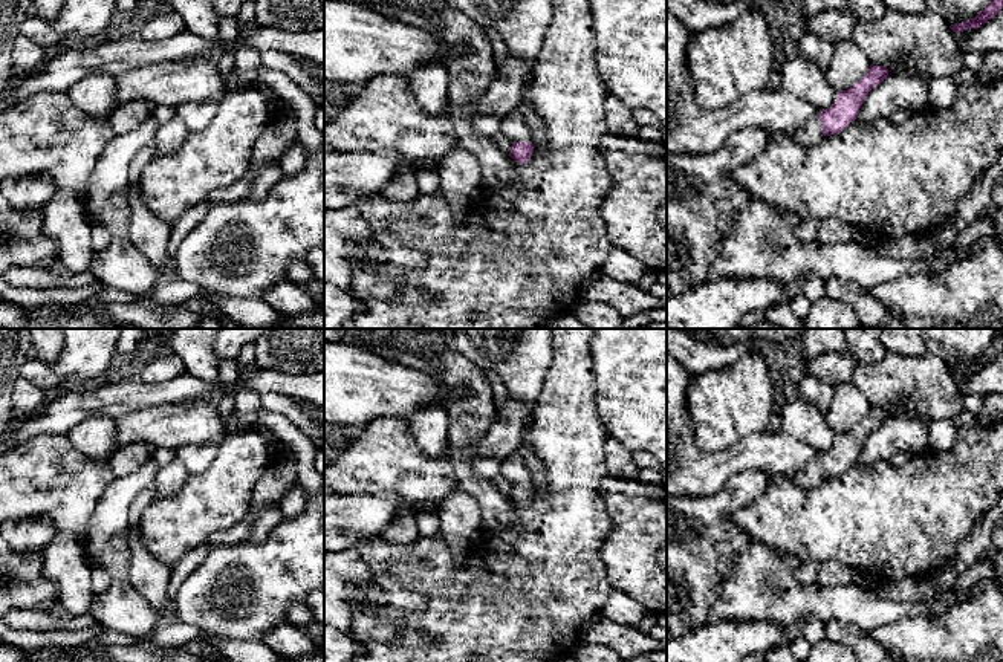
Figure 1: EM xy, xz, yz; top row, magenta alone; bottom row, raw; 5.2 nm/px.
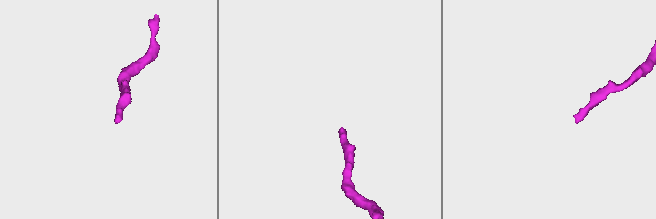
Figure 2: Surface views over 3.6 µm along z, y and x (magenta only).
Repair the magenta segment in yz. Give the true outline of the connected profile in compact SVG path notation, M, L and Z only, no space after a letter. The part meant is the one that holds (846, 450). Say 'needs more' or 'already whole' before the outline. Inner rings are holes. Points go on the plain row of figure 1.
needs more | M870 407L867 416L847 433L836 434L833 446L821 453L816 460L807 463L801 471L789 475L792 482L803 488L815 488L824 479L842 474L856 462L859 451L868 434L888 419L884 408Z

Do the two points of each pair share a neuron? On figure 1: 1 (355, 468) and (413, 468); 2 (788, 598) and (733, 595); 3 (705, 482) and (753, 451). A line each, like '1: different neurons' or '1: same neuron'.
1: same neuron
2: same neuron
3: same neuron

